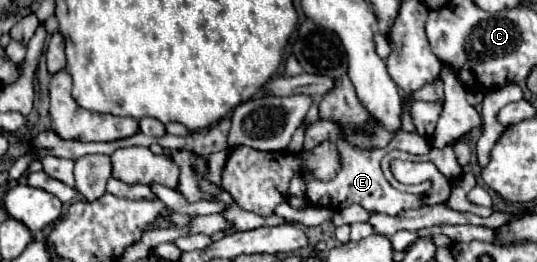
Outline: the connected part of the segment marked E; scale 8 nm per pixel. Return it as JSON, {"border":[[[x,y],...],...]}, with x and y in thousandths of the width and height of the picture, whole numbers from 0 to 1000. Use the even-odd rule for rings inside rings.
{"border":[[[594,458],[587,473],[579,473],[568,504],[568,542],[564,542],[564,580],[575,580],[583,565],[590,565],[594,550],[601,542],[616,542],[624,557],[624,580],[631,595],[631,656],[616,679],[616,687],[590,687],[575,649],[568,656],[568,702],[572,702],[572,756],[579,763],[583,786],[598,786],[598,794],[613,794],[613,802],[639,802],[654,779],[669,779],[676,786],[683,809],[698,817],[724,817],[724,824],[736,824],[750,802],[769,802],[769,794],[780,794],[788,786],[788,756],[777,748],[777,740],[754,740],[754,733],[743,733],[736,725],[713,672],[713,649],[709,649],[709,603],[717,588],[724,588],[728,573],[754,573],[754,580],[799,580],[803,557],[791,527],[784,527],[780,511],[773,504],[743,504],[732,542],[713,565],[713,573],[661,573],[657,557],[646,557],[646,542],[639,542],[631,527],[631,481],[624,481],[620,466],[609,466],[609,458]]]}

